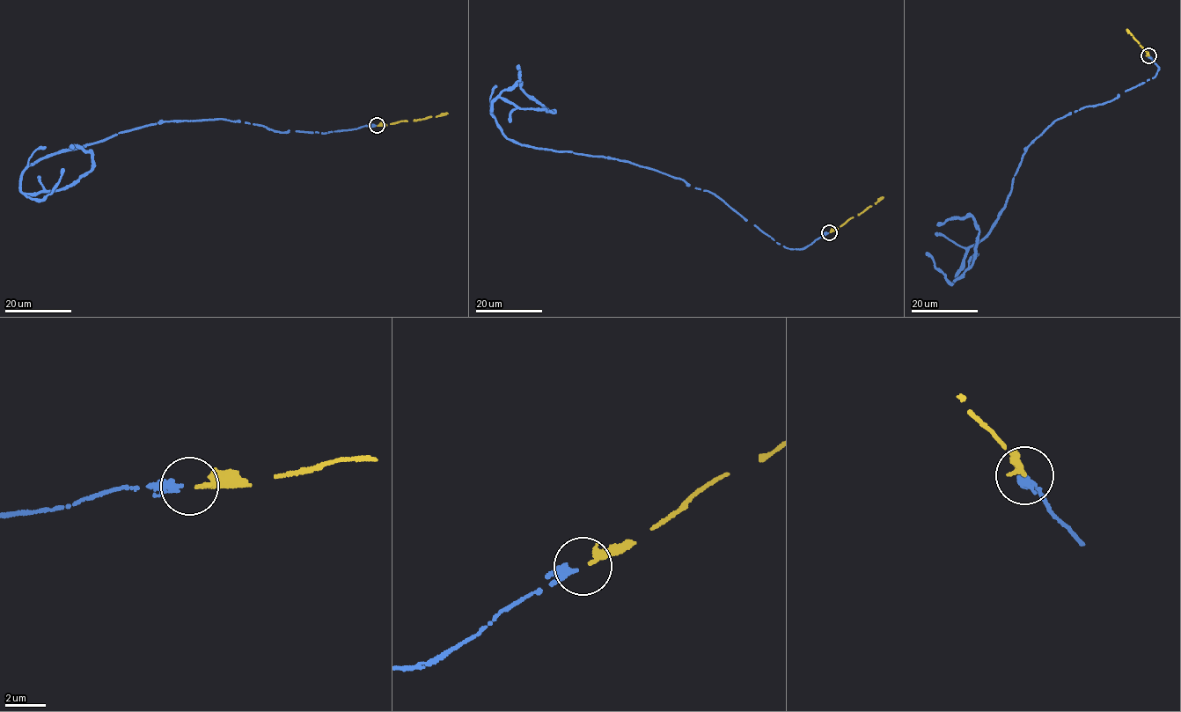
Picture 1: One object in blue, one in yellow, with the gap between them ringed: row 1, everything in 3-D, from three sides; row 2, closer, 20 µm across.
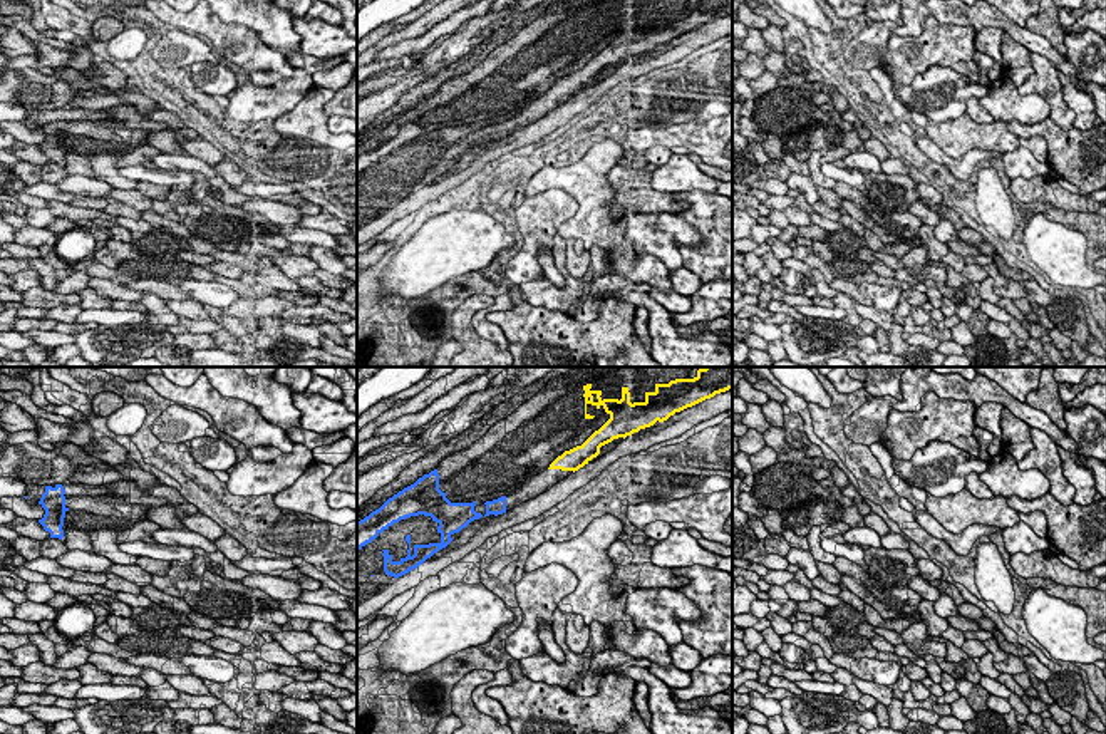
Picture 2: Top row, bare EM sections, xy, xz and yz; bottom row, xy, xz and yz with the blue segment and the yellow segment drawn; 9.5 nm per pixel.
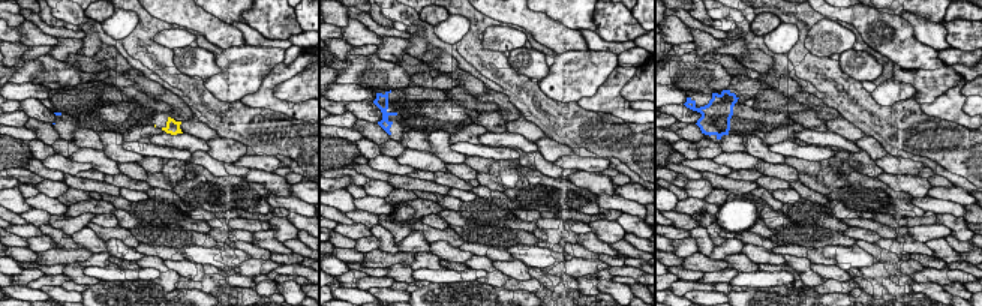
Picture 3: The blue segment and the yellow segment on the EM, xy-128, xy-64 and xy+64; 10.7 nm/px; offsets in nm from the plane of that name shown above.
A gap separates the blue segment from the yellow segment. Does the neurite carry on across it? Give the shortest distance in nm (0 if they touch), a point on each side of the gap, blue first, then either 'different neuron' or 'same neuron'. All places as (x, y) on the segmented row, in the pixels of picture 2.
500 nm | xz (505, 496), (548, 468) | same neuron

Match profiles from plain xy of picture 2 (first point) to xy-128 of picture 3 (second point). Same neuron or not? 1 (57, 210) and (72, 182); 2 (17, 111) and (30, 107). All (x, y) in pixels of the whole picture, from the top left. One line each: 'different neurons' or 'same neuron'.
1: same neuron
2: different neurons

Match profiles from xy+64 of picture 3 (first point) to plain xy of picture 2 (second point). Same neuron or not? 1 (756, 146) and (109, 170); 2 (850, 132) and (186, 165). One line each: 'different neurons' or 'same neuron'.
1: same neuron
2: different neurons

